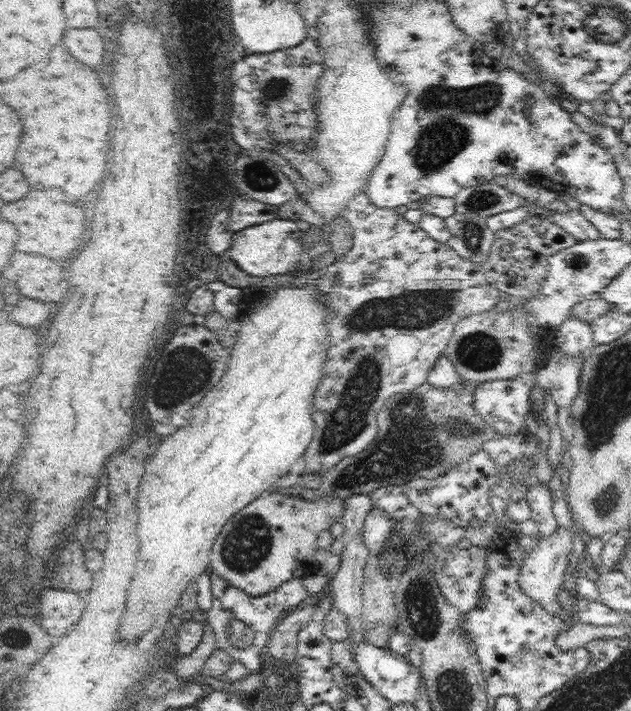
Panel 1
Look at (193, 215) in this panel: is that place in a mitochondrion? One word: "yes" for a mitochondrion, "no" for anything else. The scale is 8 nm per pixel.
no

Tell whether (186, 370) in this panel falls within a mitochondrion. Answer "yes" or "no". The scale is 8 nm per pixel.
yes

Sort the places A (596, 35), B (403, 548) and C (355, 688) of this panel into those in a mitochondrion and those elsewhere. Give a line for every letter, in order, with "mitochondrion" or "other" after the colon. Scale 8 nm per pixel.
A: other
B: mitochondrion
C: other

